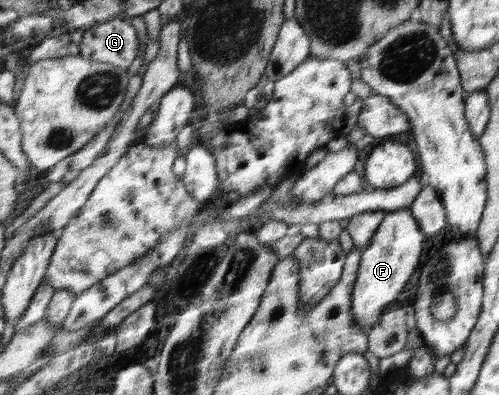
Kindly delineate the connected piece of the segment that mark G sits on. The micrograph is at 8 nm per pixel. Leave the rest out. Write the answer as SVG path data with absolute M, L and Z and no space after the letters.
M117 16L86 30L80 46L82 55L95 62L111 63L127 69L139 57L141 39L132 18Z

